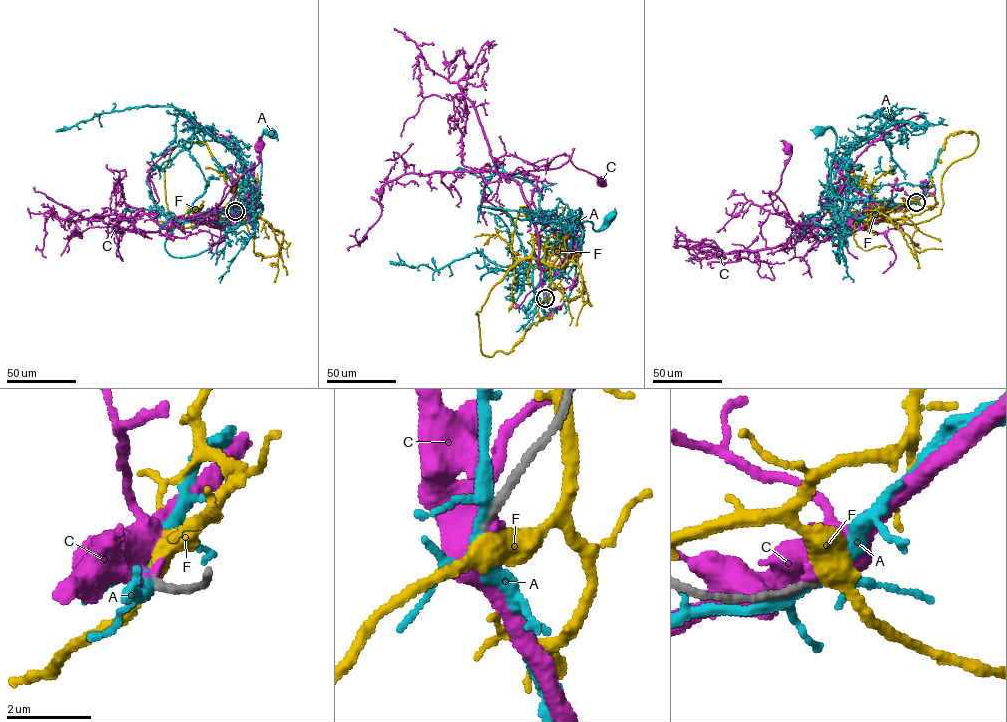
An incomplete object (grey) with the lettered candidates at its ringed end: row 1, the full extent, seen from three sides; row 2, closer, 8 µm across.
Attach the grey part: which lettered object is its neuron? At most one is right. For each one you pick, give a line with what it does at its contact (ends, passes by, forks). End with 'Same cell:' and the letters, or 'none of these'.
Same cell: none of these

